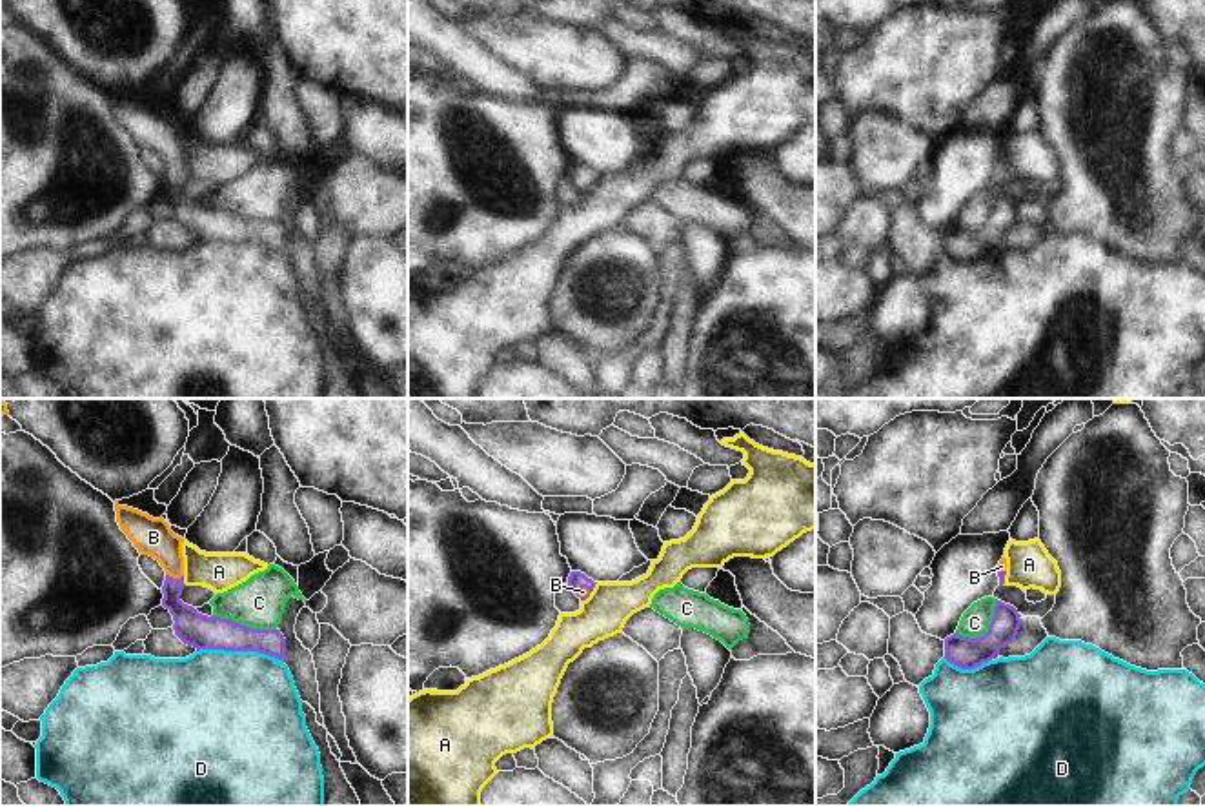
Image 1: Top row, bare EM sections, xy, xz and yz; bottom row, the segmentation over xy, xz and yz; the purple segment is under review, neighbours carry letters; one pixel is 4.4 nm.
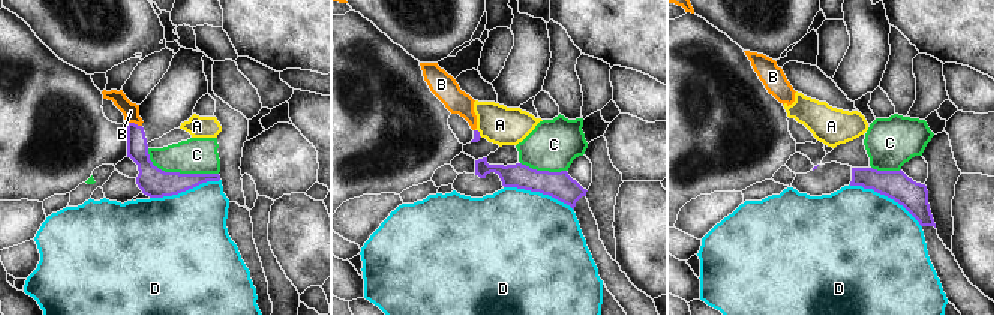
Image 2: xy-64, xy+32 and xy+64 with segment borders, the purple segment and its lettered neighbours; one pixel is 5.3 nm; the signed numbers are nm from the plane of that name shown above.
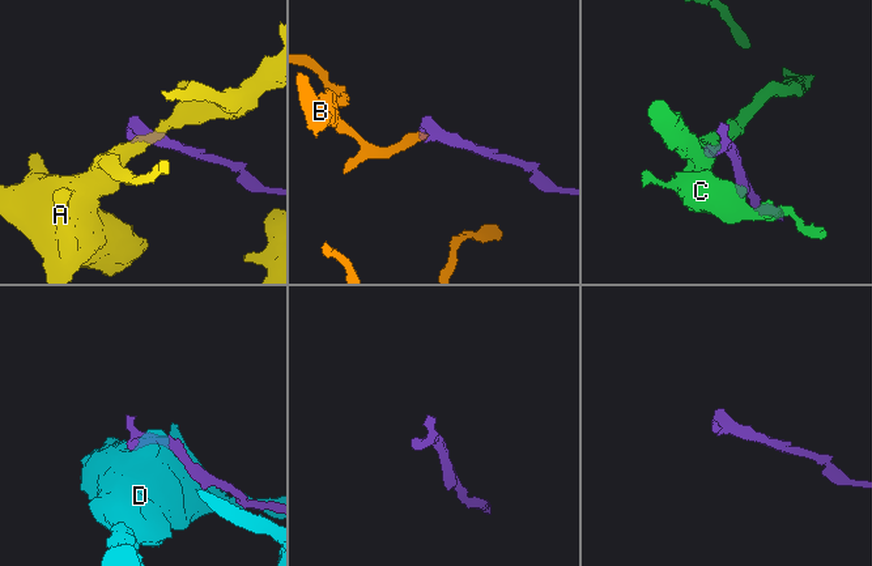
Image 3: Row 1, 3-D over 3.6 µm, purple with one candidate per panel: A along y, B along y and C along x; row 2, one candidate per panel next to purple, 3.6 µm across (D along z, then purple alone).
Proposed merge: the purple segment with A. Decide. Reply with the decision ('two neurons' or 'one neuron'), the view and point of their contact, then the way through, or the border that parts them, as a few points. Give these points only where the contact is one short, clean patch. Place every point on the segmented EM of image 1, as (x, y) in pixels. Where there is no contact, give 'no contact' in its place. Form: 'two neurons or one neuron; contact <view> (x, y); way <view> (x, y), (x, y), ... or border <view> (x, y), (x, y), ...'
two neurons; contact xz (590, 592); border xz (597, 583), (581, 601)

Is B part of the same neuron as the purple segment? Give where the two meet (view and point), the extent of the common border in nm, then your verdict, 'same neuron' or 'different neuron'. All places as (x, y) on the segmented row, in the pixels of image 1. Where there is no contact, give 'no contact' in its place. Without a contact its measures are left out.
contact xy (175, 579); length 80 nm; same neuron

